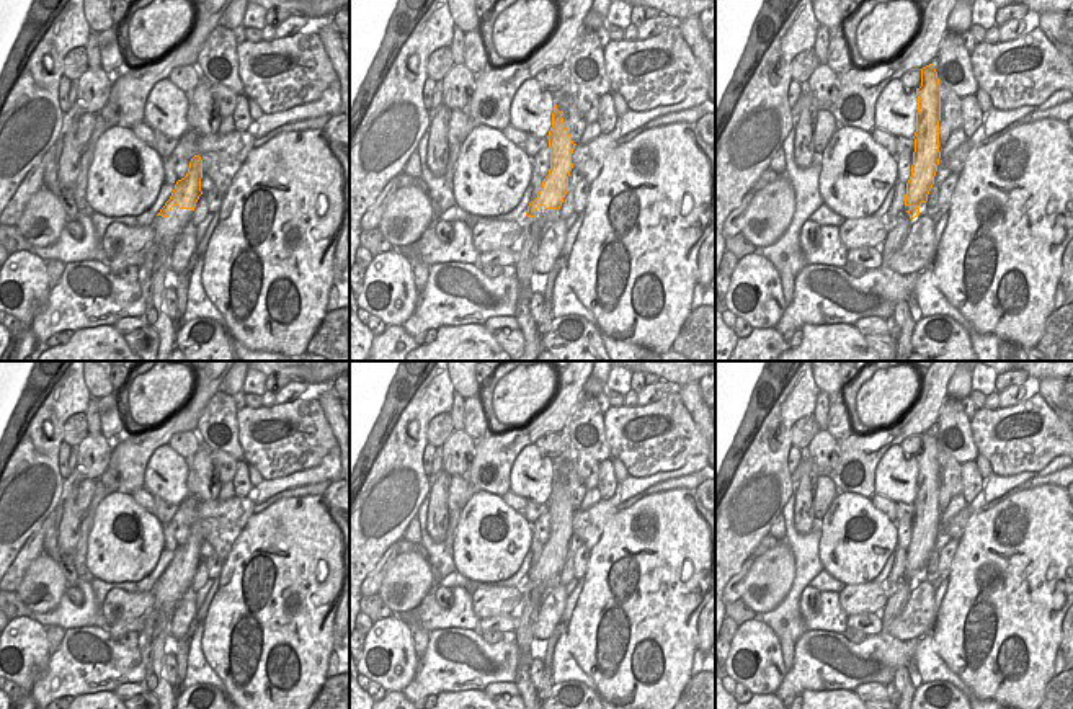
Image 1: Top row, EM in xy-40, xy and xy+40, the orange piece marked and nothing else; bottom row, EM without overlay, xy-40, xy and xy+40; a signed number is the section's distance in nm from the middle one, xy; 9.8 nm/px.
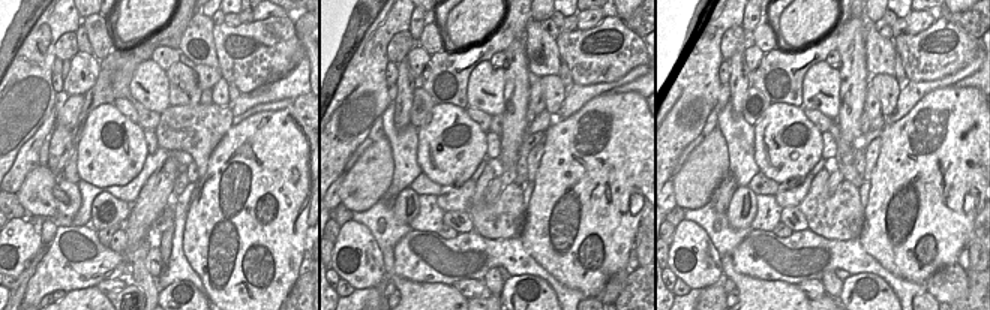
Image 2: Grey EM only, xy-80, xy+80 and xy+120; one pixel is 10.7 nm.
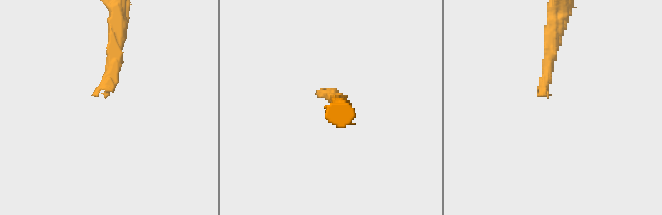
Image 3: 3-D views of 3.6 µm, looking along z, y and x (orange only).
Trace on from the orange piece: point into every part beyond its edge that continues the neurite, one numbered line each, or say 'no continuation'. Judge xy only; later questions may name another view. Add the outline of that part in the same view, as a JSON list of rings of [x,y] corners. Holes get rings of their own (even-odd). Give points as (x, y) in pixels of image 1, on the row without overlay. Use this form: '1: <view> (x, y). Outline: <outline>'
1: xy (543, 580). Outline: [[[539,572],[534,583],[528,583],[524,580],[524,583],[521,585],[523,596],[528,598],[529,596],[529,591],[532,588],[545,588],[549,591],[549,586],[552,583],[559,583],[559,577],[557,575],[545,575],[544,572]]]

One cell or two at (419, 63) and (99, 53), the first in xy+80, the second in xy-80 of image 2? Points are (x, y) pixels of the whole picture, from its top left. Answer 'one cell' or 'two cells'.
two cells

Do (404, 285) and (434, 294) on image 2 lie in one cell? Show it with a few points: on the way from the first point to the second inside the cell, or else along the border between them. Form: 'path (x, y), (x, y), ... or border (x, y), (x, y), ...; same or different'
path (411, 292), (426, 294); same

